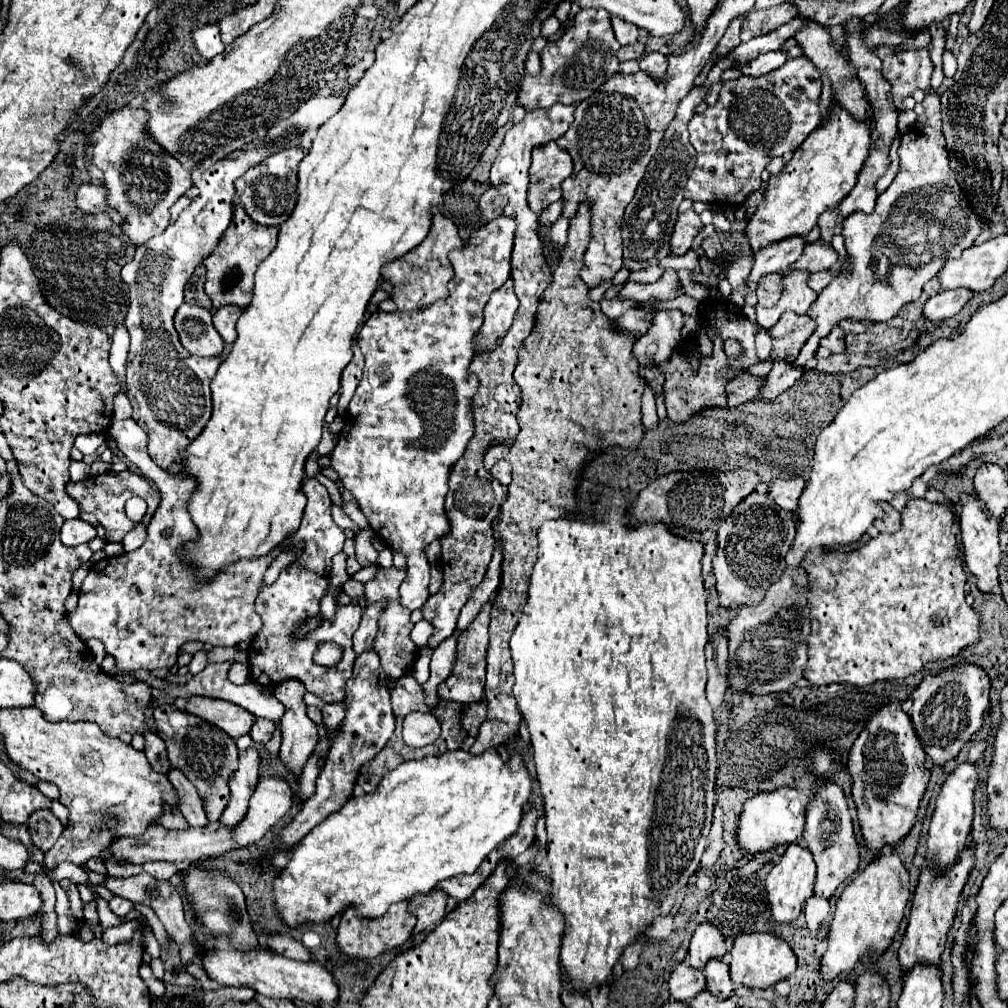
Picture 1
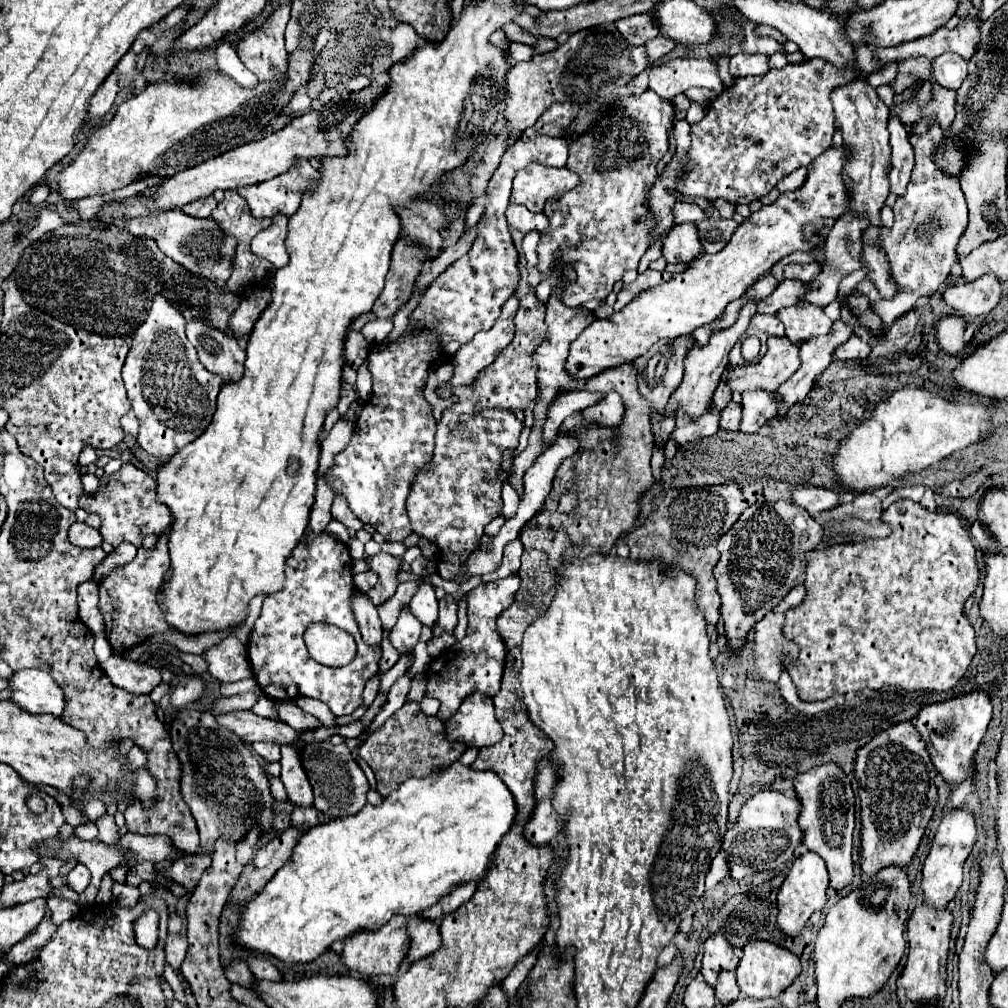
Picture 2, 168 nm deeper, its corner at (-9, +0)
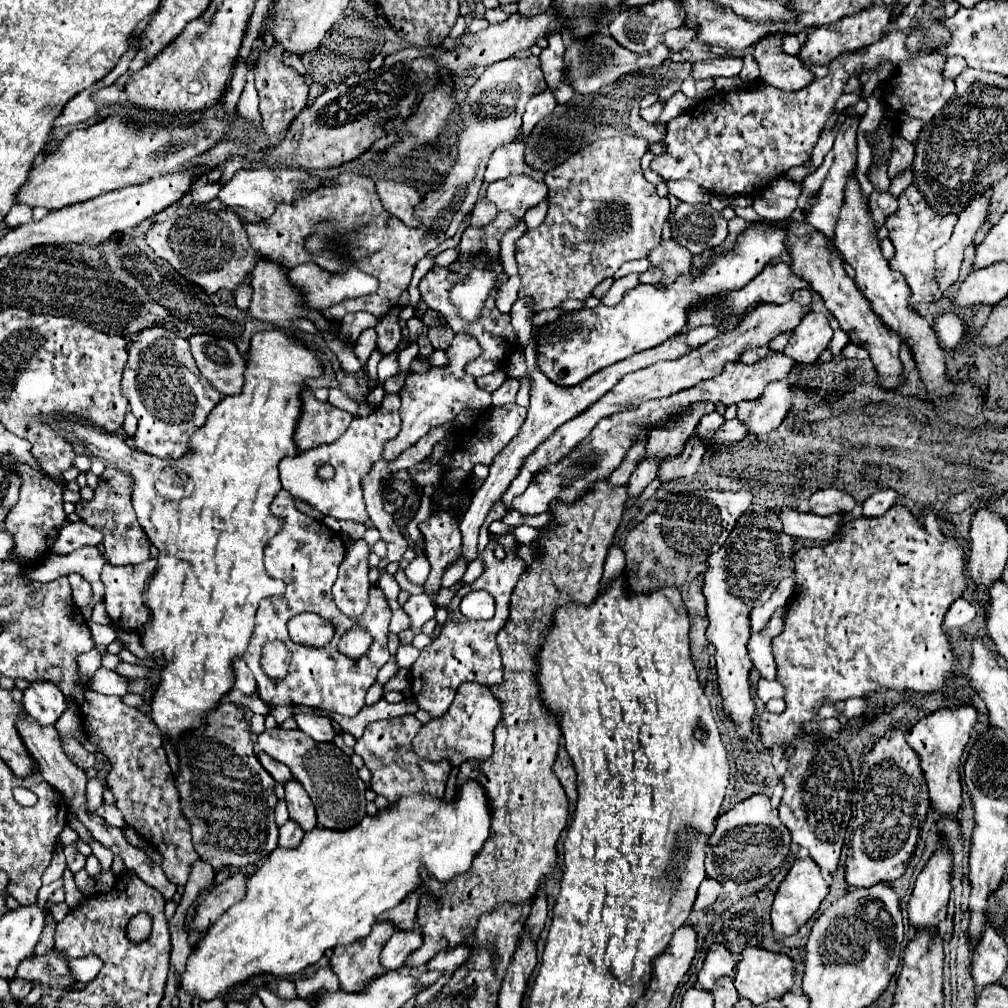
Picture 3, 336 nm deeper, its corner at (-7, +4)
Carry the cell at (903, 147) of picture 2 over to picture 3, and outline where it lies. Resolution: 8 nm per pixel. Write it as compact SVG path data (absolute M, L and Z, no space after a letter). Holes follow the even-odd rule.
M874 190L870 196L870 208L872 208L872 218L876 220L876 226L882 226L884 218L890 216L892 212L896 212L898 198L892 196L888 190L884 190L884 192Z

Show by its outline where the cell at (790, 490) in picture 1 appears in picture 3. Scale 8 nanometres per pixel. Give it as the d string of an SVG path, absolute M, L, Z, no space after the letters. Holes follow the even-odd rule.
M826 488L818 490L810 496L810 510L820 516L828 516L834 512L852 512L854 508L854 498L846 492L840 492L836 488Z

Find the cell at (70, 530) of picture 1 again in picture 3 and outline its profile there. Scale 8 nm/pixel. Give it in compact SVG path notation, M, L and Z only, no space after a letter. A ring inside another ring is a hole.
M68 522L62 530L60 530L60 536L52 548L52 552L56 554L68 554L68 552L74 552L76 548L82 548L86 544L90 546L98 546L102 542L102 534L84 524L84 522Z

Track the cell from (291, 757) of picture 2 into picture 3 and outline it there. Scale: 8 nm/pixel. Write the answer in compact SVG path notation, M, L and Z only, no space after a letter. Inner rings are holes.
M290 780L284 788L286 788L286 804L290 818L296 820L306 832L312 830L318 822L316 822L316 810L312 808L312 800L308 800L308 794L294 780Z

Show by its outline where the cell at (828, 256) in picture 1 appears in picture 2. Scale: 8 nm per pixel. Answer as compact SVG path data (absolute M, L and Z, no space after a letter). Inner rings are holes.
M812 262L812 264L788 264L786 266L786 278L798 280L798 282L810 282L820 274L820 264Z

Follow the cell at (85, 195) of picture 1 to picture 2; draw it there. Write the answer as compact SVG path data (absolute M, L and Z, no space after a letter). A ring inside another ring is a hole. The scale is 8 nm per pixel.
M182 210L158 212L158 216L142 216L138 220L126 220L128 232L134 236L146 236L158 242L158 248L170 256L174 262L184 266L196 276L208 278L218 288L226 286L226 280L232 274L232 260L236 252L236 238L222 232L222 228L212 218L192 218Z

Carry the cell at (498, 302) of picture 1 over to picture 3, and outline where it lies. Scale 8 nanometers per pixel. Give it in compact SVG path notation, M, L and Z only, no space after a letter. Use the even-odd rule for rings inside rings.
M460 332L460 334L454 336L452 344L446 348L446 356L448 356L446 366L428 368L422 374L420 372L410 372L406 376L406 384L400 390L400 398L402 398L402 406L400 406L402 430L394 440L390 440L386 444L384 460L394 460L400 452L404 452L412 444L416 444L422 436L426 436L430 428L454 422L454 418L464 408L472 408L472 410L490 408L492 394L488 390L480 388L476 384L476 378L472 378L472 376L468 376L468 372L464 372L464 366L468 362L476 360L476 356L480 356L480 352L482 352L482 348L476 342L476 338Z

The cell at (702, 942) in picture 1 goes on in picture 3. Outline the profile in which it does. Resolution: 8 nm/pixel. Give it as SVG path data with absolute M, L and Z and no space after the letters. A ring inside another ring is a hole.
M712 944L708 948L704 966L702 966L700 974L698 974L698 984L700 984L702 990L712 990L714 982L720 976L730 976L732 978L734 972L736 972L734 954L724 944Z

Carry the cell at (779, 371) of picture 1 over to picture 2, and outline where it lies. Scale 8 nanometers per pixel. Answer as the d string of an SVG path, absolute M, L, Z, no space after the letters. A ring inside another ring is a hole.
M744 392L742 394L742 422L740 432L756 434L770 418L774 418L774 400L770 400L770 392Z

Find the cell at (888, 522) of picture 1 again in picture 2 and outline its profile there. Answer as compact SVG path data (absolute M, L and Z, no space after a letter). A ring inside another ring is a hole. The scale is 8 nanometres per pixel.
M858 494L852 502L824 512L820 522L824 530L834 528L834 532L848 534L854 542L862 542L868 538L886 538L890 534L890 526L880 520L882 512L880 498L874 494Z

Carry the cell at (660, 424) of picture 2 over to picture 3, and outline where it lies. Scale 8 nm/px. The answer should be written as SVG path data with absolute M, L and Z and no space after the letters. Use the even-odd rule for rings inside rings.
M652 456L652 460L648 458L640 460L640 464L636 466L634 474L628 480L628 502L626 504L630 504L632 498L642 494L642 490L656 478L656 468L660 466L660 462L662 460L656 460L656 456Z

